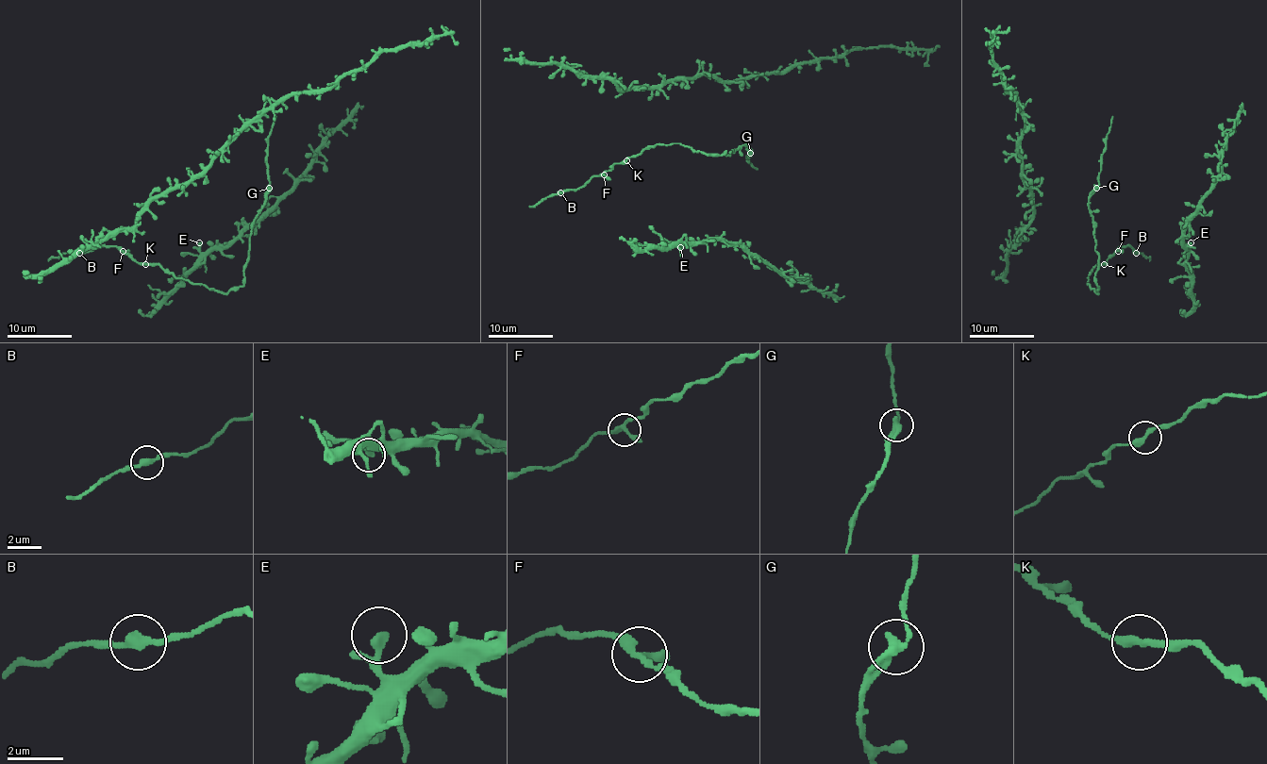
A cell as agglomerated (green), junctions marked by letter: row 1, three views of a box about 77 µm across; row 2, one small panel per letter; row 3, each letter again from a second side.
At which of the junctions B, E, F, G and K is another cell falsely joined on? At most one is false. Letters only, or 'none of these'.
none of these

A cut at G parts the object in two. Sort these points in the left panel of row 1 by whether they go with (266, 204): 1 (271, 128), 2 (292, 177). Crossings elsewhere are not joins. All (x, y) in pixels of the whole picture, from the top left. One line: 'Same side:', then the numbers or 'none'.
Same side: 2

